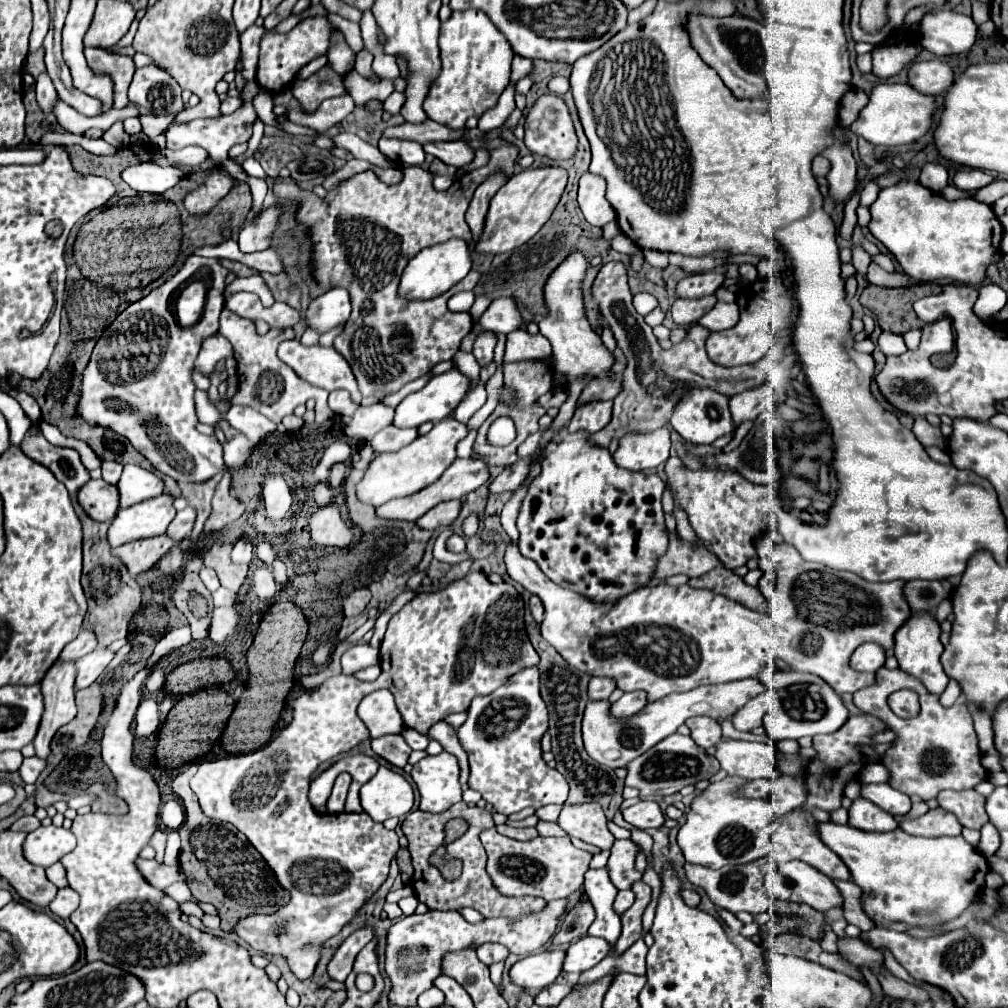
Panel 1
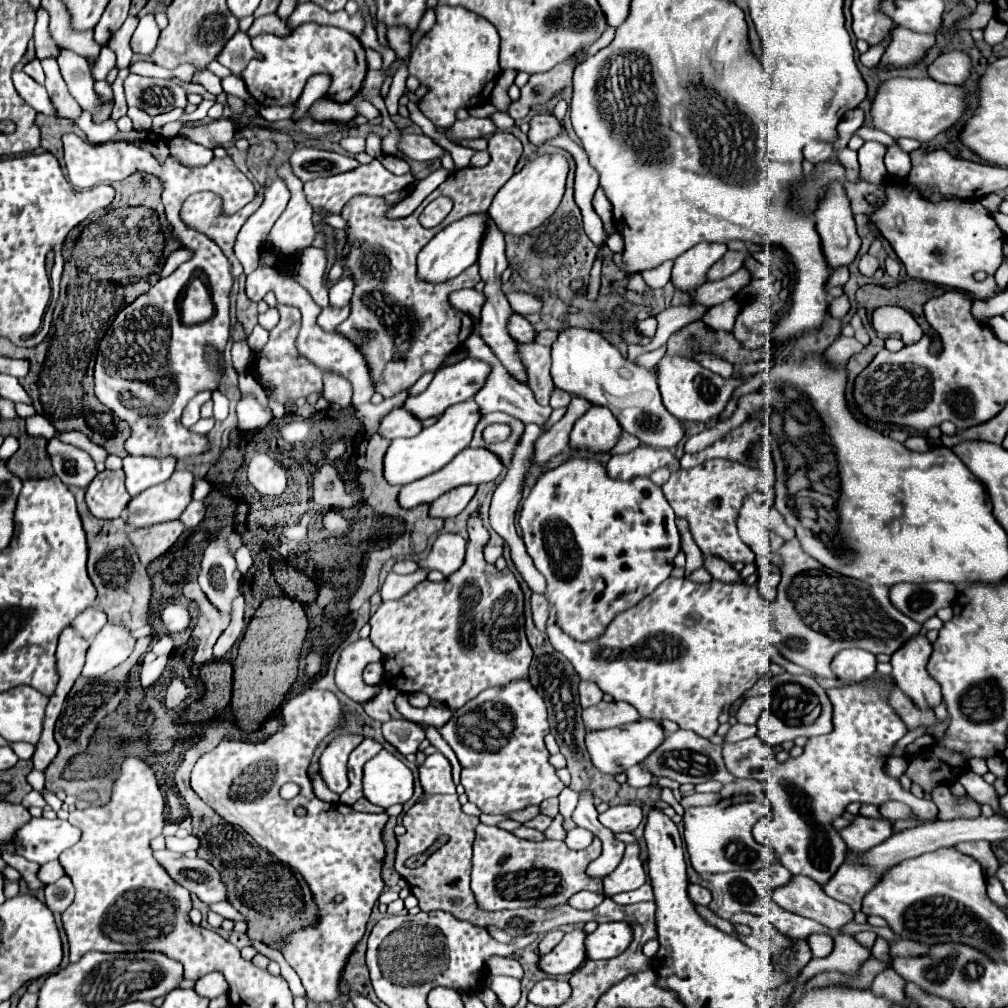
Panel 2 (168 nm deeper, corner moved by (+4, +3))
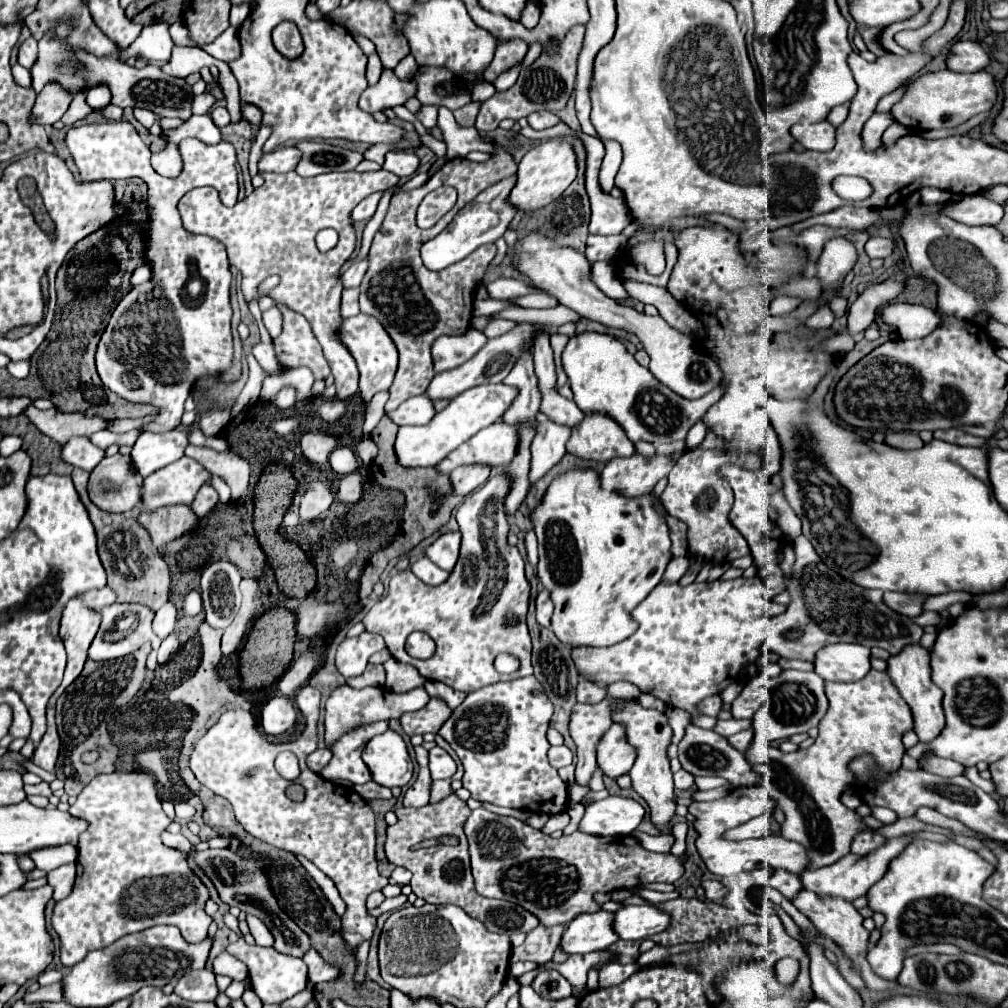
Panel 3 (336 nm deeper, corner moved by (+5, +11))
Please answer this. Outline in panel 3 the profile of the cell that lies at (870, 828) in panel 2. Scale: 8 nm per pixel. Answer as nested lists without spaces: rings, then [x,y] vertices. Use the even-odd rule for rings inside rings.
[[[861,832],[859,836],[855,836],[853,846],[851,846],[851,854],[855,856],[867,856],[873,850],[877,850],[879,846],[883,846],[885,838],[879,834],[871,834],[871,832]]]

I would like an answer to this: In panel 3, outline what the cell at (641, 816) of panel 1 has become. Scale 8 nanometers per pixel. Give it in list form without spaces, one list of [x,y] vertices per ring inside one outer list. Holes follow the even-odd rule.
[[[607,796],[585,808],[577,830],[593,836],[627,836],[637,830],[643,814],[645,810],[639,802],[621,796]]]

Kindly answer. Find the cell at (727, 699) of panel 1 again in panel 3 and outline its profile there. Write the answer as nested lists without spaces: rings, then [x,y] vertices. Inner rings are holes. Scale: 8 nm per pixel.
[[[613,724],[597,746],[597,764],[609,778],[629,774],[635,762],[635,748],[623,740],[623,726]]]

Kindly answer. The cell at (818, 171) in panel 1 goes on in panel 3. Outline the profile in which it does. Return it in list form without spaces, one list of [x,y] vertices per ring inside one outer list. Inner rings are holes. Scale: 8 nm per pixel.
[[[821,120],[815,124],[795,124],[791,128],[791,134],[807,150],[827,152],[835,146],[835,126],[829,124],[827,120]]]

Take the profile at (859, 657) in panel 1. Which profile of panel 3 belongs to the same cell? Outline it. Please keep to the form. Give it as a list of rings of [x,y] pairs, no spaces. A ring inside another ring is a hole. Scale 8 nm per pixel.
[[[831,644],[815,654],[815,672],[829,682],[857,682],[869,670],[869,648],[861,644]]]

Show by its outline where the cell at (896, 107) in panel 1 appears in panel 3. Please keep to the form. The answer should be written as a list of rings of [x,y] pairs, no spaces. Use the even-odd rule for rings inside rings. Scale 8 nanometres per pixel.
[[[951,70],[927,72],[915,78],[909,84],[905,96],[893,106],[893,116],[899,124],[907,126],[915,132],[935,130],[935,128],[955,128],[967,122],[971,116],[979,112],[987,112],[997,102],[997,86],[991,72],[973,72],[973,74],[959,74]]]

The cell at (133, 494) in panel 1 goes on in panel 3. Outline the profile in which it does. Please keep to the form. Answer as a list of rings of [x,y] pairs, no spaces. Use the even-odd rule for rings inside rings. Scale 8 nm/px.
[[[171,430],[163,434],[143,432],[133,446],[131,458],[137,472],[145,478],[155,470],[179,460],[187,444],[189,444],[187,436],[179,430]]]

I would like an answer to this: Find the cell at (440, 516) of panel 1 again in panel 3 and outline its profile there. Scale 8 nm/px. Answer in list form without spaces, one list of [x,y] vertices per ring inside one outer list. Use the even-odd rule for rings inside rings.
[[[469,464],[469,466],[459,466],[451,472],[451,482],[455,488],[455,494],[467,496],[475,488],[483,486],[491,474],[491,466],[487,464]]]

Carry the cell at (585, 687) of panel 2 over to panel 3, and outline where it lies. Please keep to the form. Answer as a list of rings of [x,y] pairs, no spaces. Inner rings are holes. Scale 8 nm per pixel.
[[[581,680],[577,686],[577,702],[581,702],[581,704],[597,704],[603,700],[603,696],[607,696],[605,688],[595,682]]]

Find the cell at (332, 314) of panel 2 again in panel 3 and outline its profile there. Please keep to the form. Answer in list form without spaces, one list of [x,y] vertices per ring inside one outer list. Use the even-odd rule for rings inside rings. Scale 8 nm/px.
[[[345,288],[341,302],[341,316],[351,318],[359,314],[359,288]]]

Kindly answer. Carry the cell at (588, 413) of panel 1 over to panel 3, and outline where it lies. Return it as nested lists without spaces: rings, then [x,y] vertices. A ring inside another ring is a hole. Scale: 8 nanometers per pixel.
[[[585,416],[583,424],[571,434],[567,452],[581,460],[609,462],[619,456],[633,456],[635,444],[627,440],[623,428],[607,420],[607,416]]]

